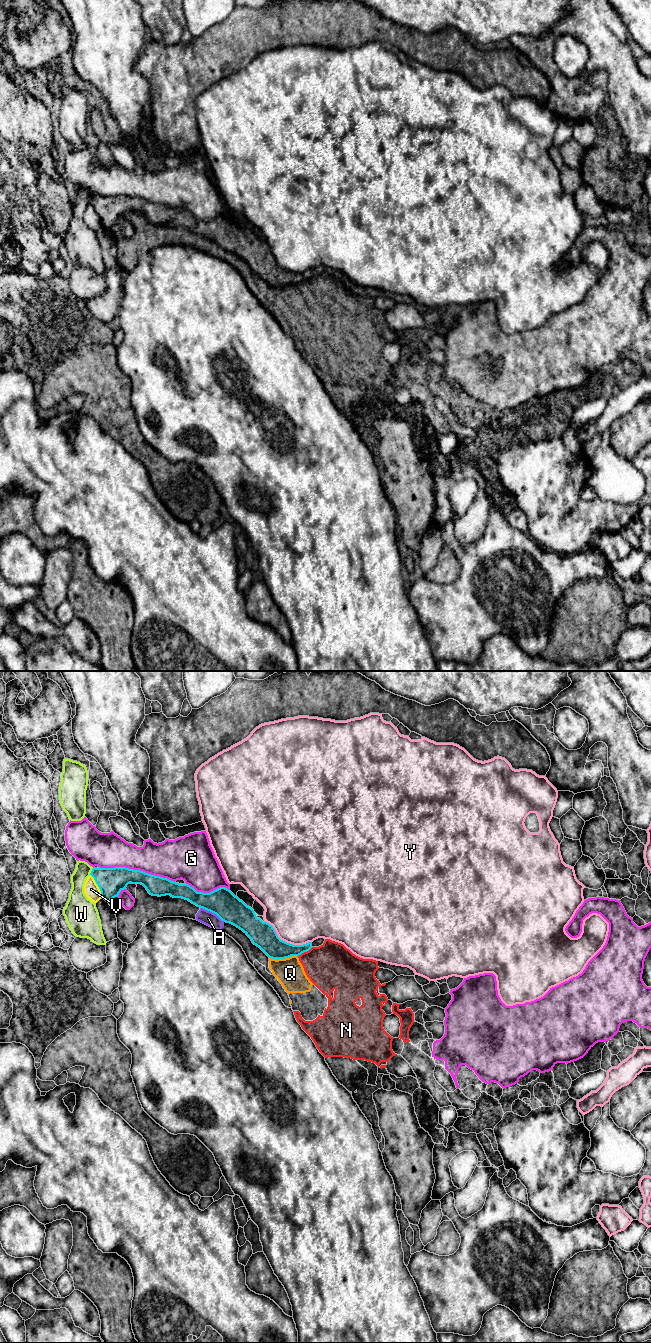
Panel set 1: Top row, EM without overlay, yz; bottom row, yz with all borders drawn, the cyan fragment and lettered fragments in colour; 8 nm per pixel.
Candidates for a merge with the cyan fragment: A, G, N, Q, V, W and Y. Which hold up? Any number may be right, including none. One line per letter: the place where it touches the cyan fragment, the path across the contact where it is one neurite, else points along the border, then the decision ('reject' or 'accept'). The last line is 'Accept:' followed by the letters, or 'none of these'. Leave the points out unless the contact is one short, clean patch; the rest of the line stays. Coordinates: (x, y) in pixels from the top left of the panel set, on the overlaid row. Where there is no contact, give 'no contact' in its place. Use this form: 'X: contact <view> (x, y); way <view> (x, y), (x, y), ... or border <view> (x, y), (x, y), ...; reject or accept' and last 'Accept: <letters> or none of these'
A: contact yz (212, 912); border yz (200, 907), (215, 913), (224, 921); reject
G: contact yz (136, 870); reject
N: contact yz (304, 951); reject
Q: contact yz (283, 958); reject
V: contact yz (98, 886); reject
W: contact yz (91, 871); border yz (93, 868), (89, 874); reject
Y: contact yz (286, 942); reject
Accept: none of these

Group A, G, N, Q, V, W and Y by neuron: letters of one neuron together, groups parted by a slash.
A N Q / G / V / W / Y

